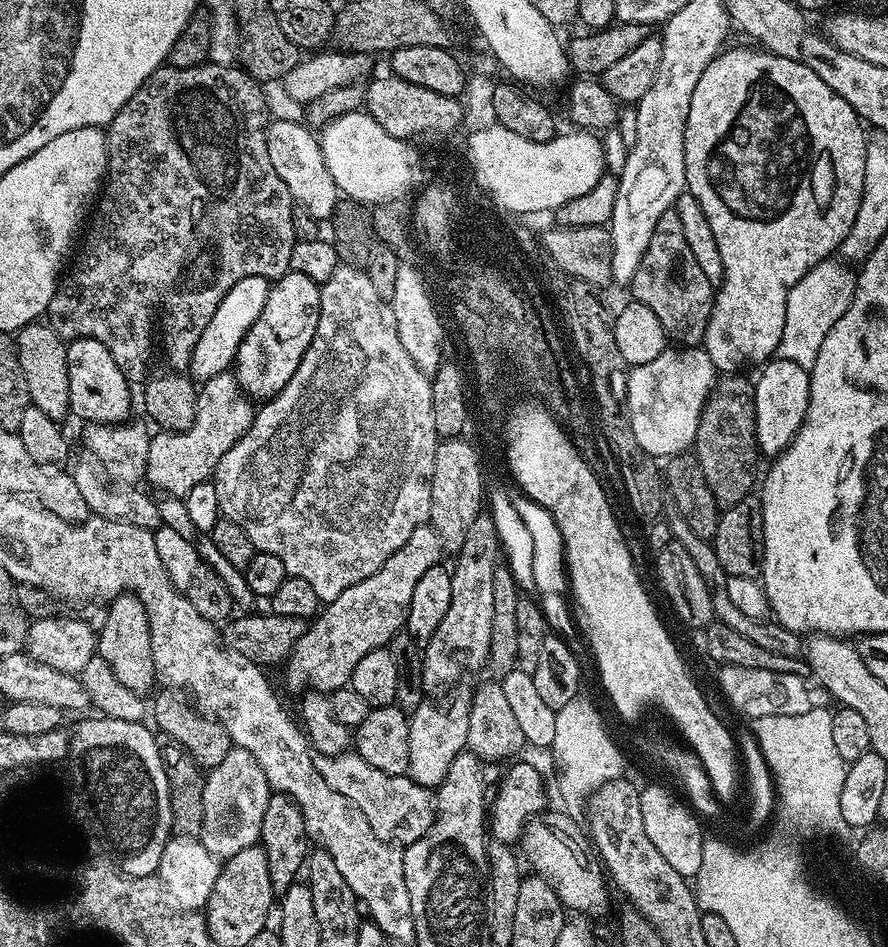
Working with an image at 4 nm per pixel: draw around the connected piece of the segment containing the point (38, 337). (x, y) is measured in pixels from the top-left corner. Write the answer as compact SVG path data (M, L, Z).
M33 322L21 328L19 332L15 333L14 336L16 342L16 353L18 354L18 362L22 366L22 378L26 378L26 390L28 391L28 398L31 404L31 407L42 410L42 414L46 414L52 420L57 422L63 421L63 416L66 417L70 412L70 378L68 377L68 367L66 366L66 354L68 353L68 344L66 343L64 337L59 336L55 330L52 329L52 325L47 322Z

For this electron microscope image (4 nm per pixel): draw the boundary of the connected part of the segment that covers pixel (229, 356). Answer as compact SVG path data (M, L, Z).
M261 276L242 278L242 282L234 282L234 286L230 286L218 310L214 310L214 318L206 322L206 330L202 330L202 338L194 342L194 354L190 354L187 367L193 381L209 380L233 367L242 338L250 330L250 326L254 326L258 314L262 314L266 306L269 287L270 281Z

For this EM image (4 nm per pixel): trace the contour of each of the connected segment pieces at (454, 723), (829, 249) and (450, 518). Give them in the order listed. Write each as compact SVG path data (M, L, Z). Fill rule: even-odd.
M448 696L443 704L425 700L413 713L408 723L408 775L412 781L425 788L435 788L445 777L450 762L467 747L469 699Z
M752 48L725 51L722 58L710 62L707 76L694 90L692 114L686 118L684 148L696 148L696 144L700 148L716 148L708 168L716 176L716 188L724 192L724 200L740 216L784 220L788 244L796 244L804 260L812 252L812 260L821 264L839 249L846 234L850 234L850 226L854 226L854 214L858 214L862 202L869 137L866 132L864 136L865 125L850 102L834 94L814 70L802 66L802 62L790 62L790 58Z
M451 438L441 439L436 453L430 460L430 526L438 534L441 545L445 549L455 549L461 545L464 535L482 512L482 501L486 496L484 476L481 472L481 453L471 439Z

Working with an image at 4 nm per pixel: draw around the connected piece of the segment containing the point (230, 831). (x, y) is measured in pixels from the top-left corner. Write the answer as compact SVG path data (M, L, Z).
M232 746L226 758L204 777L202 790L202 830L198 837L214 854L217 860L225 862L240 850L255 845L260 838L262 818L270 799L270 789L262 766L241 748Z

